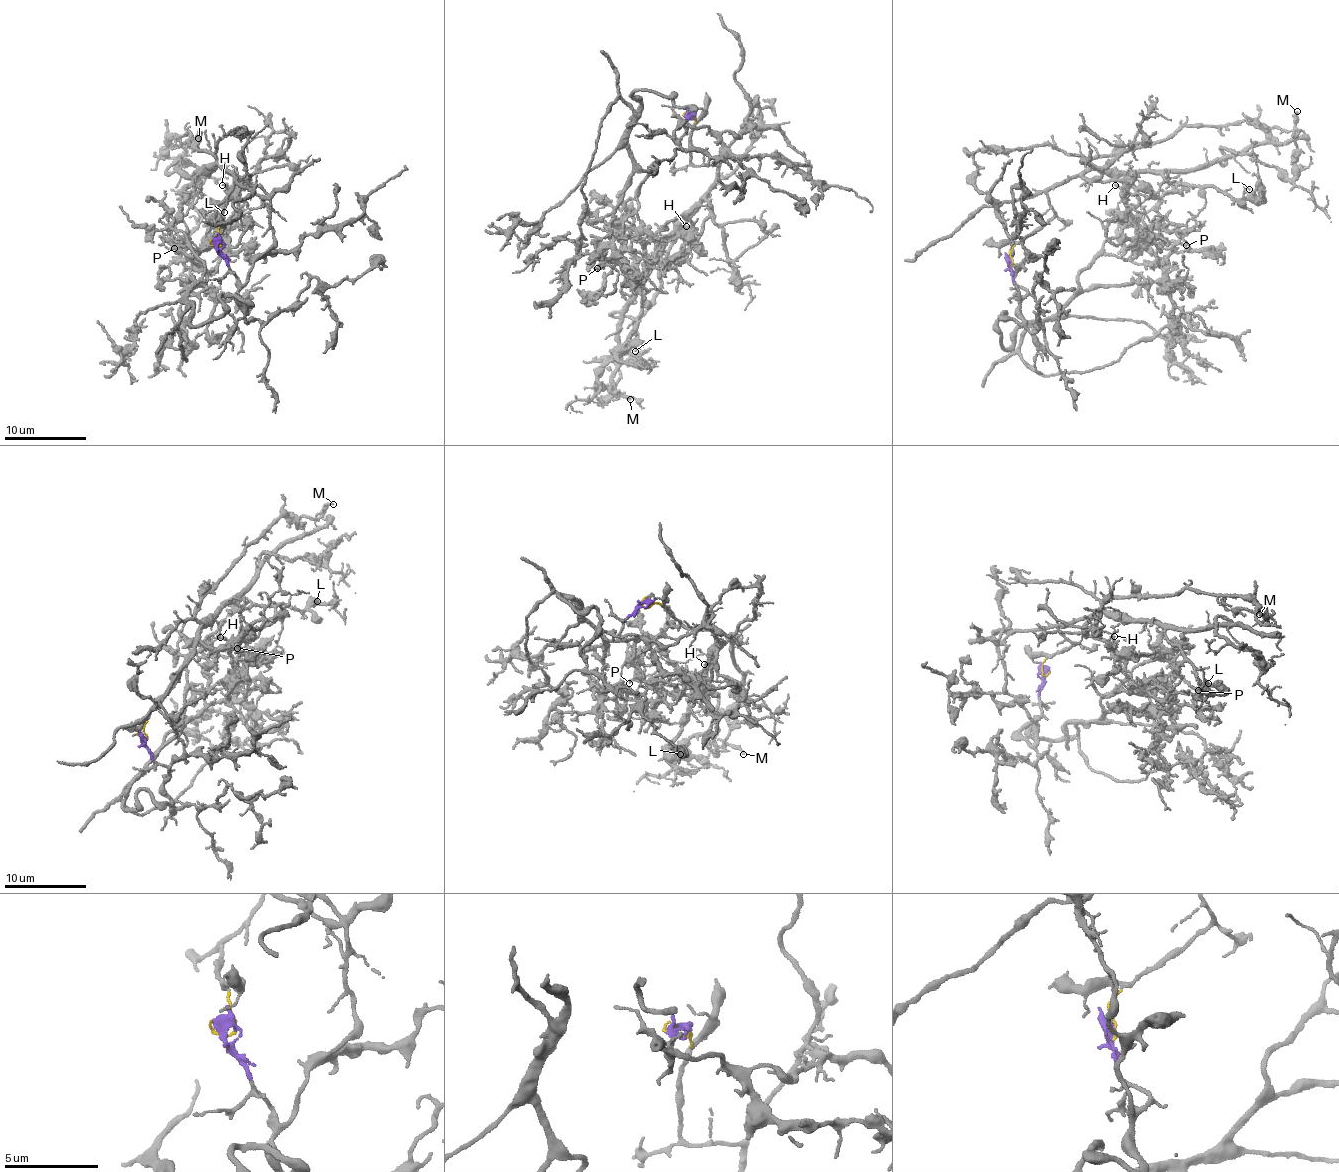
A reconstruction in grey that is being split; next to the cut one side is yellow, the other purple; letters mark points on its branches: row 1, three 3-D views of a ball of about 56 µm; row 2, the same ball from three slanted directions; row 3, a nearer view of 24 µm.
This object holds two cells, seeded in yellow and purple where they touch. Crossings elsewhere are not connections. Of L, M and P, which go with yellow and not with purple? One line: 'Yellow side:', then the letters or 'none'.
Yellow side: L, M

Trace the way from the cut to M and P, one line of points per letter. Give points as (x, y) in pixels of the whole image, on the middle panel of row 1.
M: (685, 117), (696, 117), (691, 162), (718, 169), (683, 217), (659, 288), (615, 355), (614, 389), (631, 399)
P: (685, 115), (687, 132), (678, 121), (689, 108), (670, 94), (636, 90), (627, 144), (648, 171), (598, 267)

